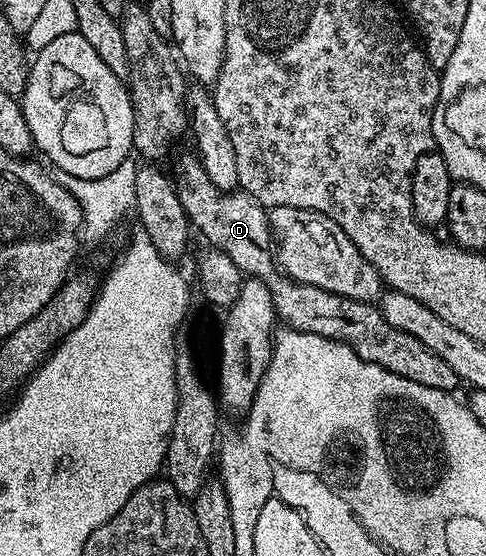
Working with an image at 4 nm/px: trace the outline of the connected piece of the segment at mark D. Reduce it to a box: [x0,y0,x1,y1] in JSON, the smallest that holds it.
[173,151,461,391]

